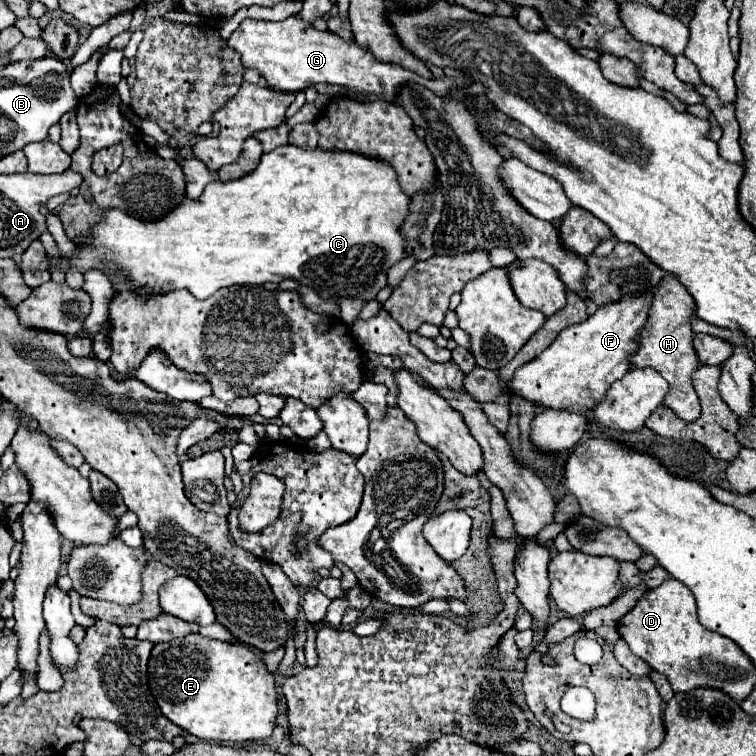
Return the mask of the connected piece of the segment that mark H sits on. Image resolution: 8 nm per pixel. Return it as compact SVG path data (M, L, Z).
M665 275L659 283L659 289L653 299L653 307L649 313L649 323L643 333L641 351L633 357L633 367L653 367L669 381L669 393L665 395L665 405L671 407L681 419L695 421L701 415L701 405L697 391L693 389L691 375L703 363L697 359L697 351L693 347L693 329L691 319L695 315L695 299L683 287L683 283L675 275Z

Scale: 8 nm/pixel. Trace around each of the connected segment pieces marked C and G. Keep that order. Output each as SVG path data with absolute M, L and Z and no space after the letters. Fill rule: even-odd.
M283 145L283 147L277 147L269 153L265 153L261 157L261 163L257 165L257 169L251 175L245 175L245 179L237 179L237 181L229 181L229 183L213 181L213 183L209 183L209 187L205 187L205 191L201 193L201 199L195 199L195 201L185 199L185 203L181 203L181 207L175 207L173 213L165 215L165 219L159 219L155 223L143 223L127 213L111 209L105 215L105 219L101 223L97 223L97 227L93 227L85 245L81 245L73 253L71 259L65 259L65 257L61 259L61 269L65 271L69 265L77 267L81 273L85 273L91 267L93 269L121 269L131 275L133 289L139 293L153 295L153 293L167 293L173 289L189 289L191 295L197 299L205 299L205 297L213 295L215 291L219 291L221 287L261 285L267 281L279 283L283 279L293 279L293 281L299 281L301 285L317 287L317 293L323 293L319 297L325 301L335 299L335 303L339 305L339 311L341 311L341 321L351 325L351 323L355 323L355 319L359 319L359 313L365 307L365 303L375 299L377 293L387 285L387 271L405 257L407 239L405 239L401 227L403 227L407 215L409 215L409 197L401 189L401 185L397 181L397 171L391 163L385 163L383 159L369 157L363 153L353 153L353 151L323 151L323 149L307 151L307 149L299 149L293 145Z
M289 17L283 21L257 21L245 19L241 27L229 37L229 47L241 53L241 61L247 69L257 69L267 85L279 91L303 91L317 83L333 83L349 87L351 95L369 96L379 99L395 99L399 85L407 81L417 81L423 87L429 87L437 95L447 95L453 87L465 87L469 79L421 79L403 67L393 63L379 63L371 51L361 49L357 43L345 43L339 35L331 31L317 31L301 17Z

